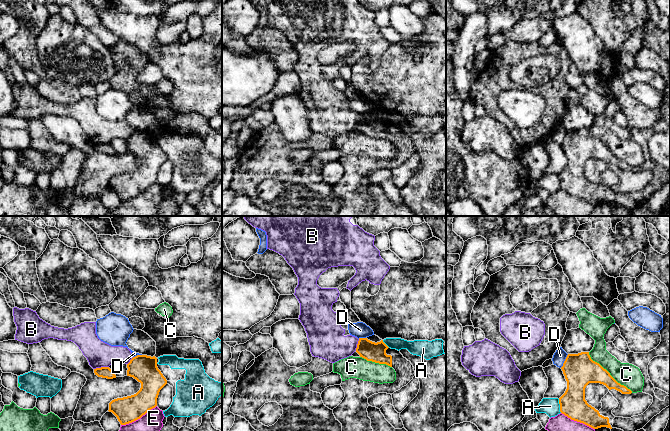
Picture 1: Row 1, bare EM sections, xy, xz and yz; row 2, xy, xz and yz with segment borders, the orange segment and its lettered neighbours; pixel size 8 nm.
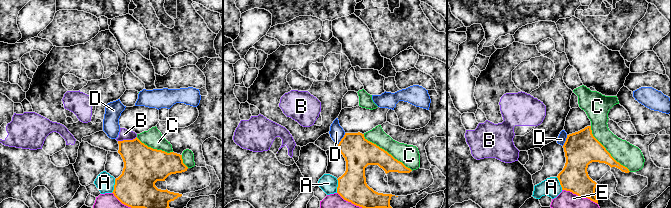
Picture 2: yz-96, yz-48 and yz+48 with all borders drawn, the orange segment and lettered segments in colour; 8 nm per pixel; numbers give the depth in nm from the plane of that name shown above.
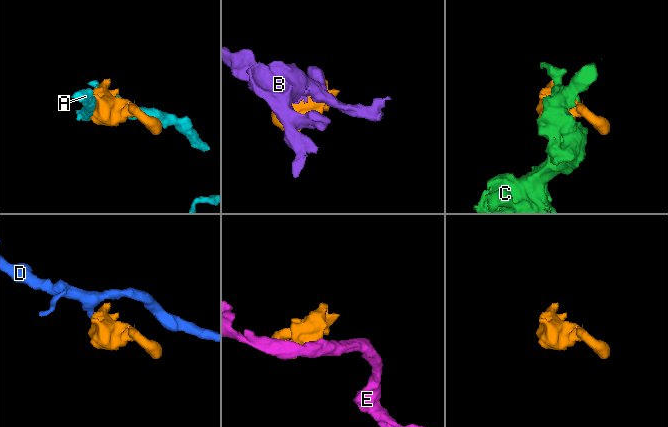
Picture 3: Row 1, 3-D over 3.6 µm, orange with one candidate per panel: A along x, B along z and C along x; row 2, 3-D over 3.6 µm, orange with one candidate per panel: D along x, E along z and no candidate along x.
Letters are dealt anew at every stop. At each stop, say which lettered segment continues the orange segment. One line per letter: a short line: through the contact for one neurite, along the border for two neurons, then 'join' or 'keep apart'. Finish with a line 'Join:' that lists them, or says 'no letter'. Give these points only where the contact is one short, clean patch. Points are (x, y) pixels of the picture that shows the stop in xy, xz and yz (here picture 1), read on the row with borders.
A: keep apart
B: keep apart
C: keep apart
D: line yz (568, 354), (560, 367); keep apart
E: line xy (156, 405), (139, 418), (121, 425); keep apart
Join: no letter

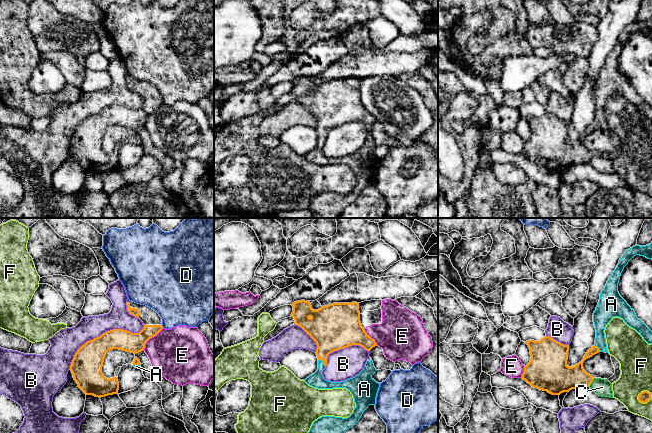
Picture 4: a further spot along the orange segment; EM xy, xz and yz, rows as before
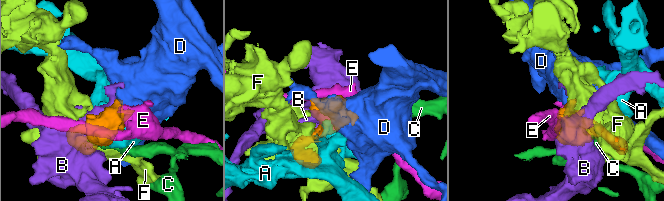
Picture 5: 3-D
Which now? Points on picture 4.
A: join
B: keep apart
C: line yz (594, 378), (588, 386); keep apart
D: keep apart
E: keep apart
F: keep apart
Join: A

